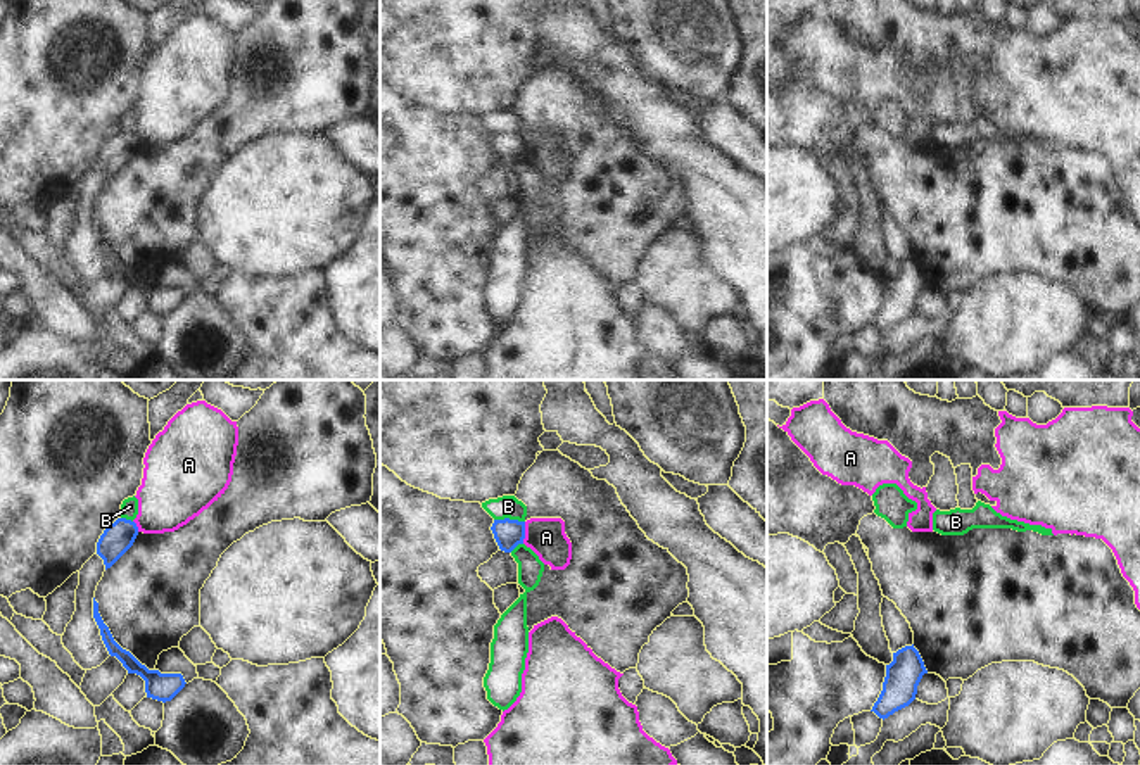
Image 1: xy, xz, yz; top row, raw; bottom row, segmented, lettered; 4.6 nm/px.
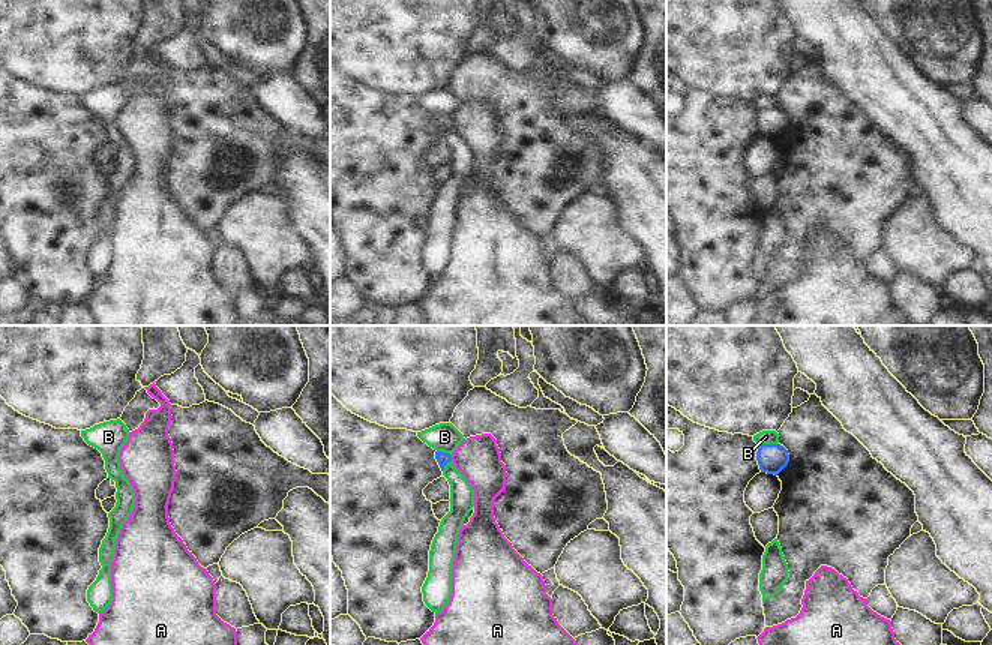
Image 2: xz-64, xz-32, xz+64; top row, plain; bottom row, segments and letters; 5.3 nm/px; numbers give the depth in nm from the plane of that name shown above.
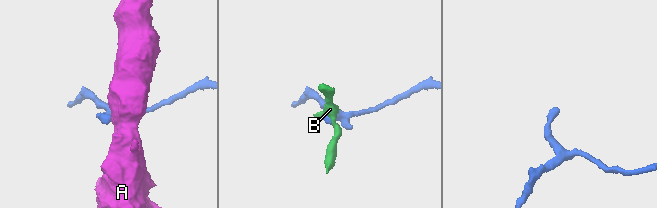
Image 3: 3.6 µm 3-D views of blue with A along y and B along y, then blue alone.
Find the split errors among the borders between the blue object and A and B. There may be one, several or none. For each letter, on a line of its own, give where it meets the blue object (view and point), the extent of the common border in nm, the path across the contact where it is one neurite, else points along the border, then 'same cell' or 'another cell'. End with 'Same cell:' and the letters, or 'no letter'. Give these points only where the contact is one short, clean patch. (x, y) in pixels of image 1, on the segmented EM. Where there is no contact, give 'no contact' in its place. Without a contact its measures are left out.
A: contact xz (524, 532); length 110 nm; border xz (525, 522), (522, 543); another cell
B: contact xz (508, 518); length 140 nm; border xz (494, 518), (517, 518), (524, 522); another cell
Same cell: no letter

